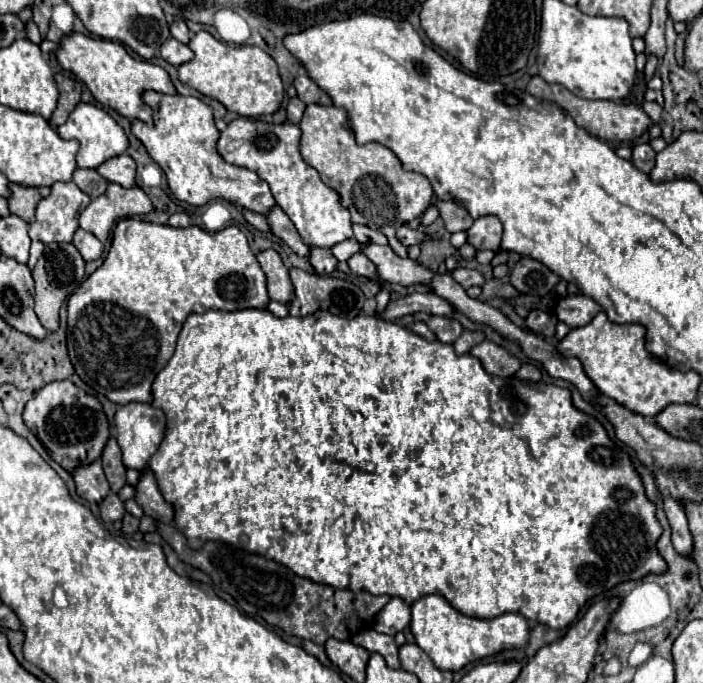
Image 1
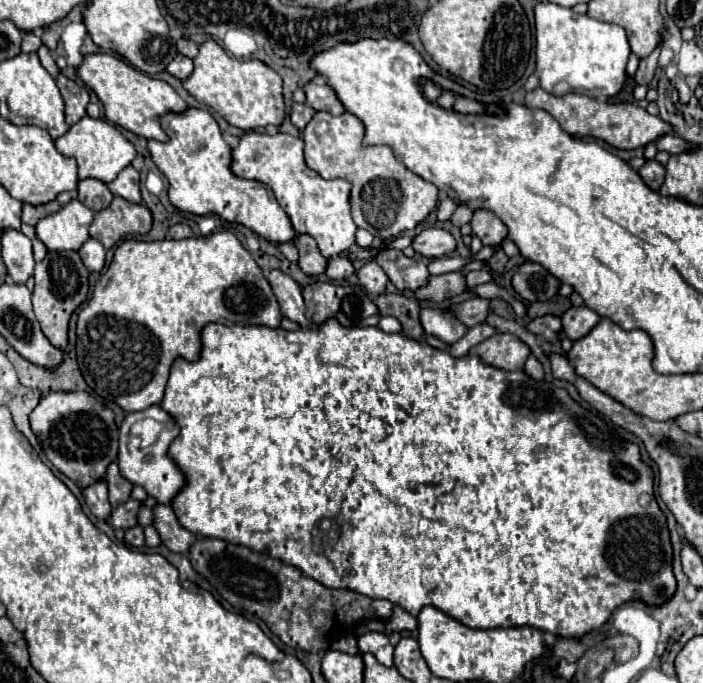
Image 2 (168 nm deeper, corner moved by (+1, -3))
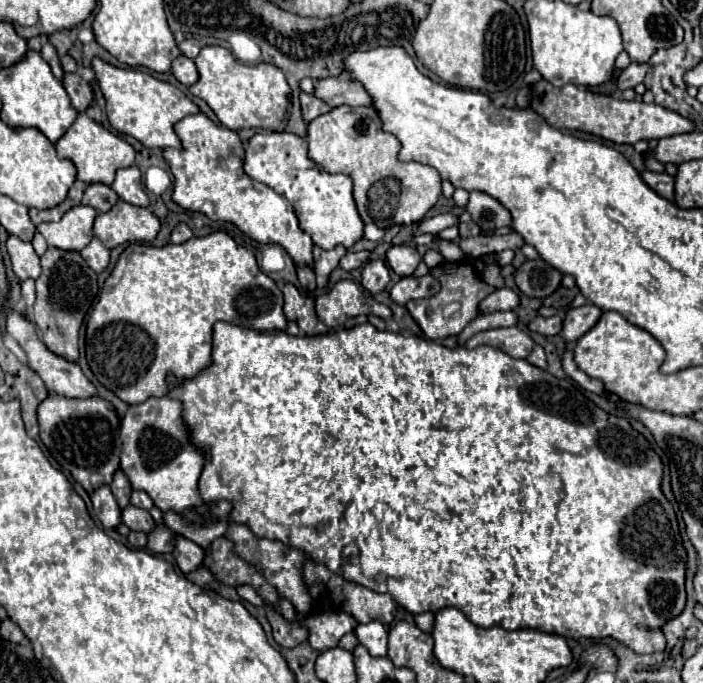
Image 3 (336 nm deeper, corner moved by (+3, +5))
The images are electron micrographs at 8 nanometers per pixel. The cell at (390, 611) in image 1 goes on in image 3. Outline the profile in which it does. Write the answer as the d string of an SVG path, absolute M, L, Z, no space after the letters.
M432 612L416 614L414 620L416 620L416 626L418 626L422 632L432 632L432 624L434 624L434 614L432 614Z

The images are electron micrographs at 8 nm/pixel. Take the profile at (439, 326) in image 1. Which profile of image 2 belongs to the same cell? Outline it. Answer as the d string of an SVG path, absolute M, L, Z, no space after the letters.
M424 308L420 312L420 322L426 334L432 334L446 344L454 344L468 332L468 328L462 322L458 322L446 310L440 308Z

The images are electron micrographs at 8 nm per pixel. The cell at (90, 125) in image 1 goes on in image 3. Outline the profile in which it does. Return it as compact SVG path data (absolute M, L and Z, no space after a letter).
M84 112L76 118L76 122L68 128L68 132L58 140L56 144L58 156L60 158L68 158L74 162L76 170L78 170L78 178L84 184L112 184L114 182L114 174L120 168L128 168L134 164L134 148L118 134L106 130L104 126L100 126L98 122L90 120Z

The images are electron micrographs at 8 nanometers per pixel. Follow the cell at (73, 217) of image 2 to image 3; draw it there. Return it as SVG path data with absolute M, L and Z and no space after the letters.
M76 206L68 210L60 222L44 222L38 226L38 232L46 238L48 246L60 250L80 252L88 246L88 240L94 238L92 224L98 212L90 206Z

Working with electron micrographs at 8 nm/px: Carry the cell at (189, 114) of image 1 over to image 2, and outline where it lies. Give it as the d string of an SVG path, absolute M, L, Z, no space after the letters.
M186 108L184 112L166 112L162 130L168 140L148 140L148 150L158 170L168 178L170 202L190 214L218 214L222 220L240 222L270 242L292 242L296 230L280 208L274 192L256 180L244 180L230 170L230 146L222 140L220 128L208 110Z

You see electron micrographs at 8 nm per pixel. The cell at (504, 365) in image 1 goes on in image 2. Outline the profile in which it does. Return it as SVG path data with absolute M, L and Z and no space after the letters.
M494 334L492 338L476 344L470 354L500 370L520 370L530 356L530 348L512 334Z

